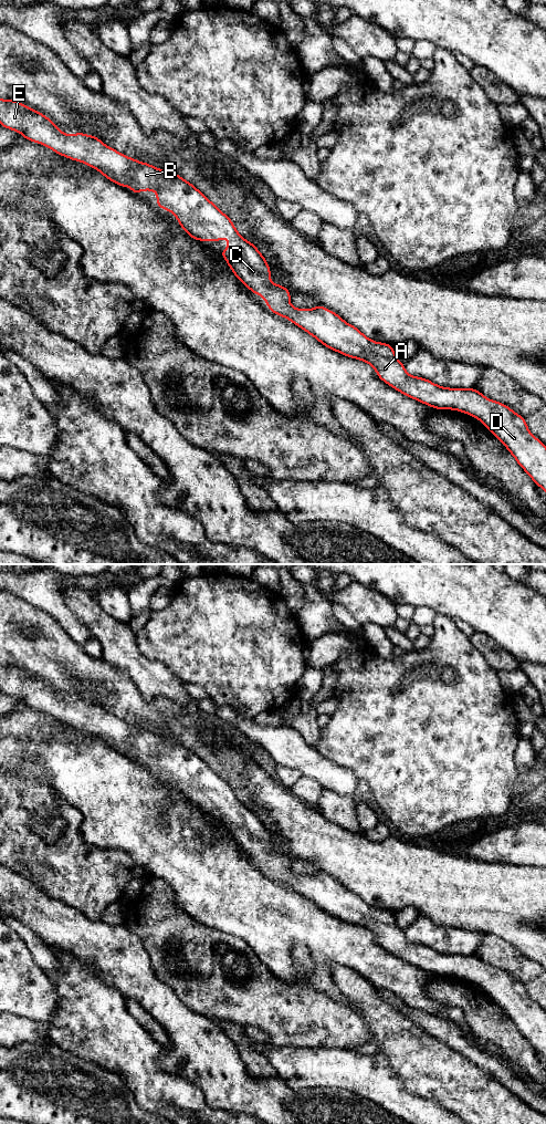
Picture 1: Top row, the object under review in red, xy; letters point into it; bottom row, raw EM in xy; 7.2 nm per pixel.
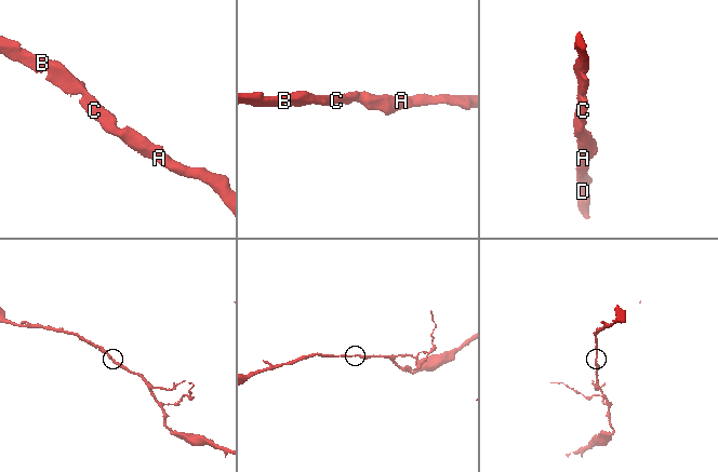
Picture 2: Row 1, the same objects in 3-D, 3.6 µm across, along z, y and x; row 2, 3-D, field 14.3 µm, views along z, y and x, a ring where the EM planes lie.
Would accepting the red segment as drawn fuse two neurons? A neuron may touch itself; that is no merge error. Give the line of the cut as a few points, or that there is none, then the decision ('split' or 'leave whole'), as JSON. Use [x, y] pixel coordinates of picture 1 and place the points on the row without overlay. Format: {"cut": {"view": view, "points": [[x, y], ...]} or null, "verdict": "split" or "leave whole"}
{"cut": null, "verdict": "leave whole"}

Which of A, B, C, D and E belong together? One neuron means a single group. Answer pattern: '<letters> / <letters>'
A B C D E

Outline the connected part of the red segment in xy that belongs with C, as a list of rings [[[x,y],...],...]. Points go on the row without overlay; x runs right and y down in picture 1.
[[[0,666],[0,693],[19,698],[24,702],[24,706],[45,711],[59,721],[85,729],[119,752],[129,752],[135,761],[141,757],[155,757],[157,759],[157,772],[174,779],[182,795],[191,804],[197,808],[202,805],[203,809],[219,808],[222,804],[229,806],[230,811],[225,816],[221,818],[221,822],[227,826],[235,843],[253,860],[262,862],[269,875],[276,882],[288,885],[326,914],[343,922],[367,928],[375,934],[379,945],[398,958],[433,975],[455,976],[477,985],[506,1012],[507,1017],[535,1048],[537,1053],[546,1057],[546,1012],[531,1000],[522,982],[506,971],[486,965],[475,955],[445,955],[426,945],[409,941],[403,930],[396,924],[393,913],[367,905],[358,895],[346,889],[335,878],[324,873],[317,872],[309,876],[300,876],[292,873],[288,856],[285,853],[270,849],[269,830],[261,819],[253,810],[239,801],[228,782],[179,741],[127,724],[104,711],[95,702],[82,699],[65,701],[50,685],[18,667]]]

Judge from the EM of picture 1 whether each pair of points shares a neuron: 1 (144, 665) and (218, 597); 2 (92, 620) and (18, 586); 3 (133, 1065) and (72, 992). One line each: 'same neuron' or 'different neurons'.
1: different neurons
2: different neurons
3: same neuron

